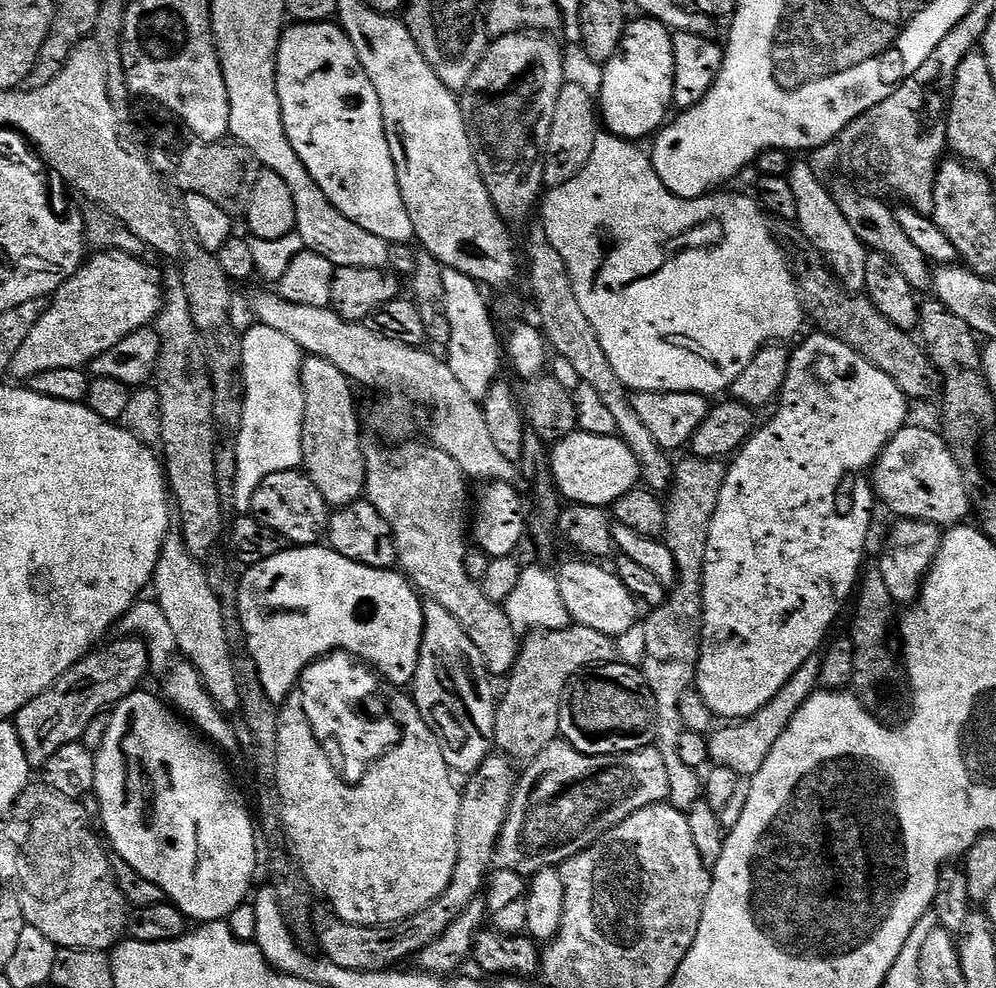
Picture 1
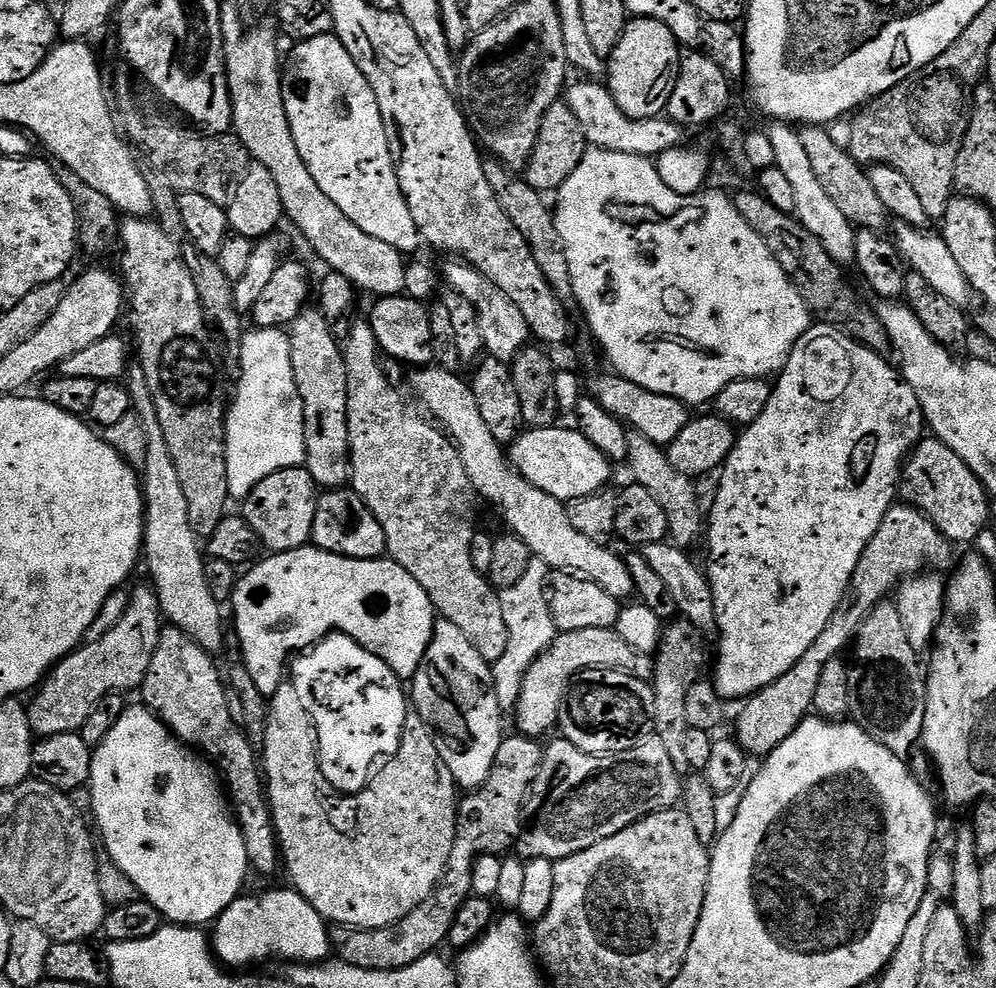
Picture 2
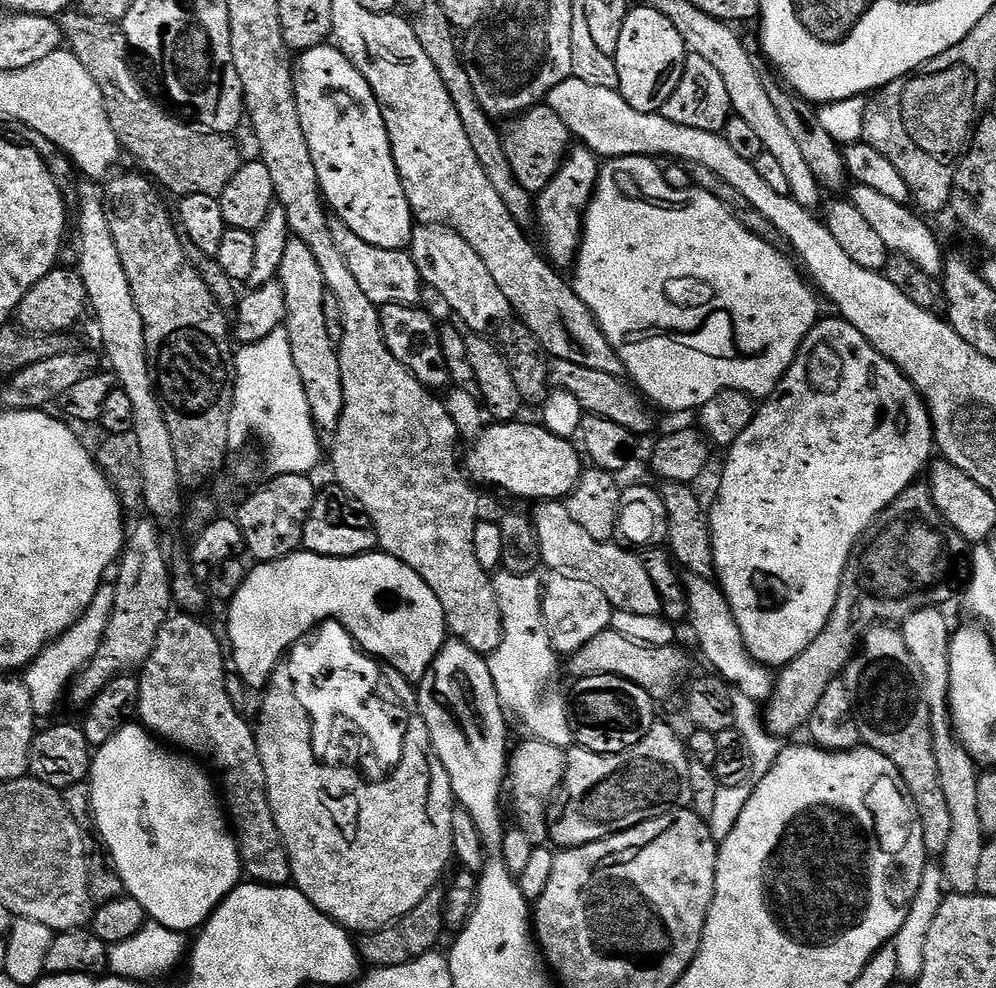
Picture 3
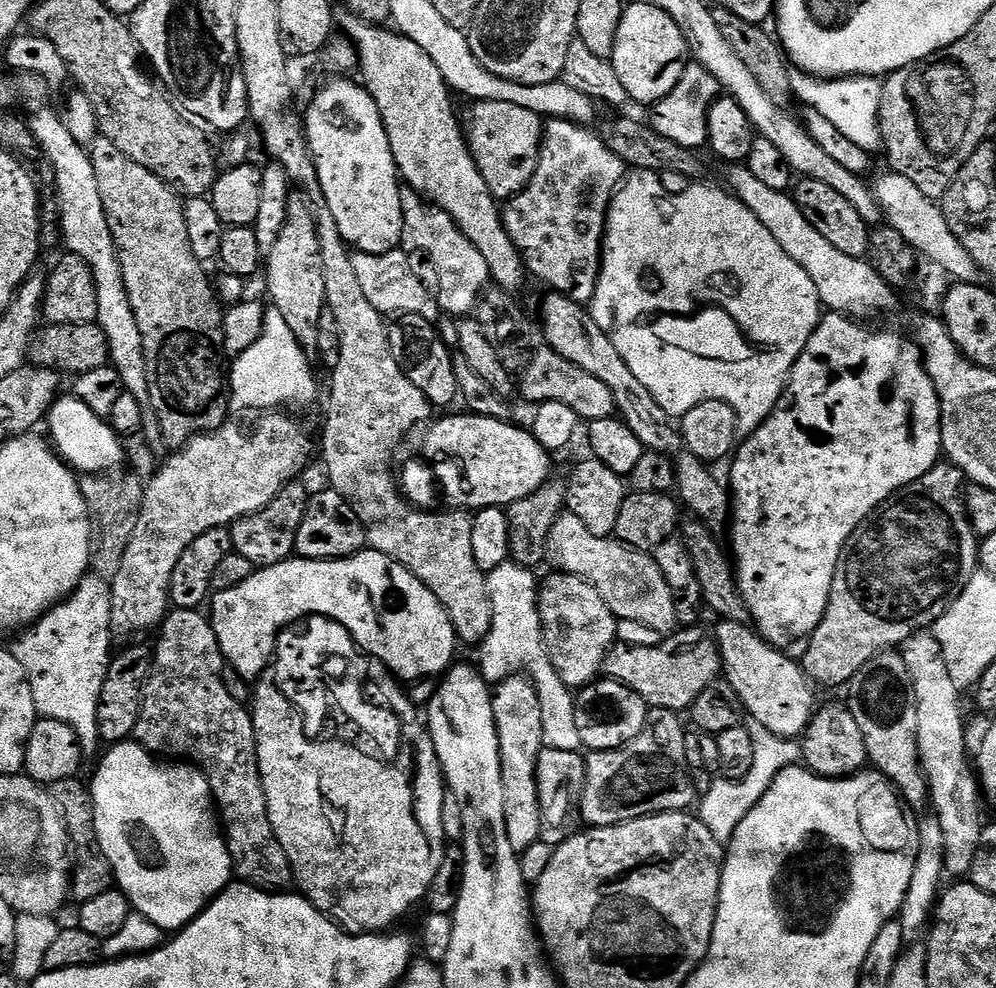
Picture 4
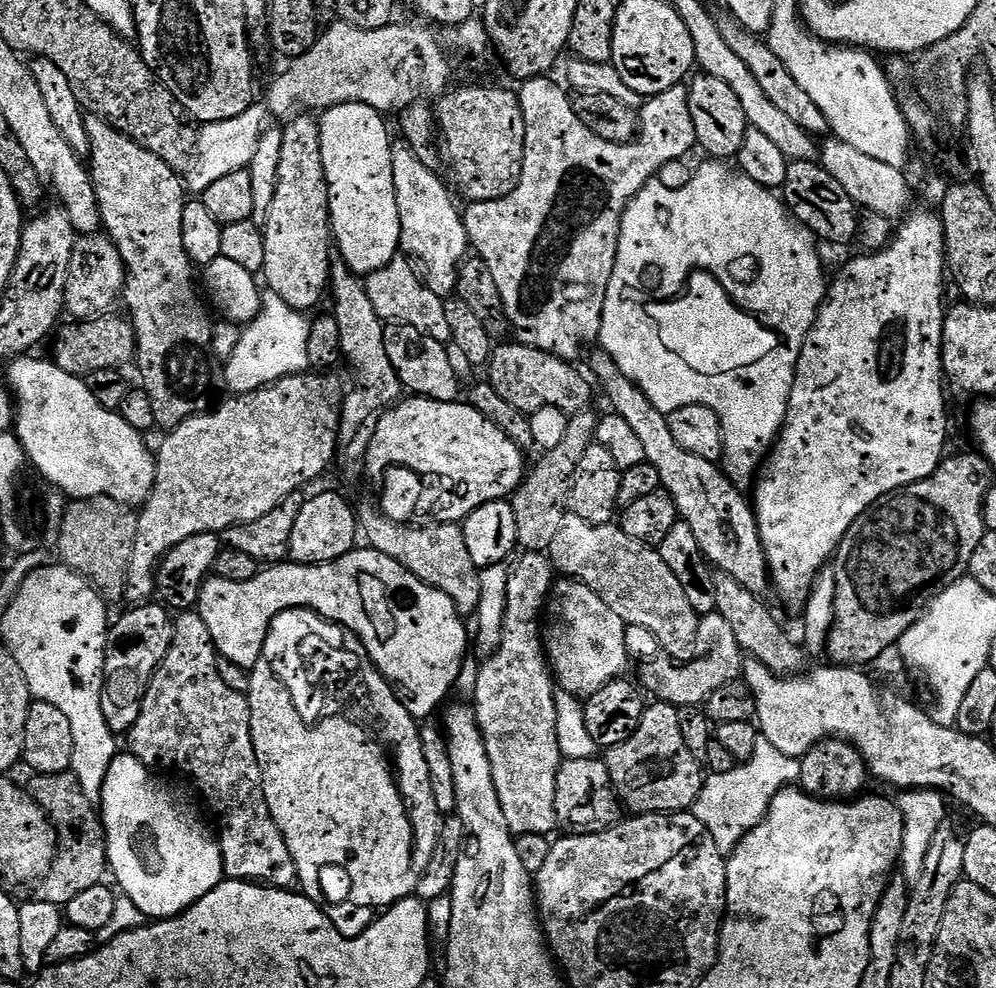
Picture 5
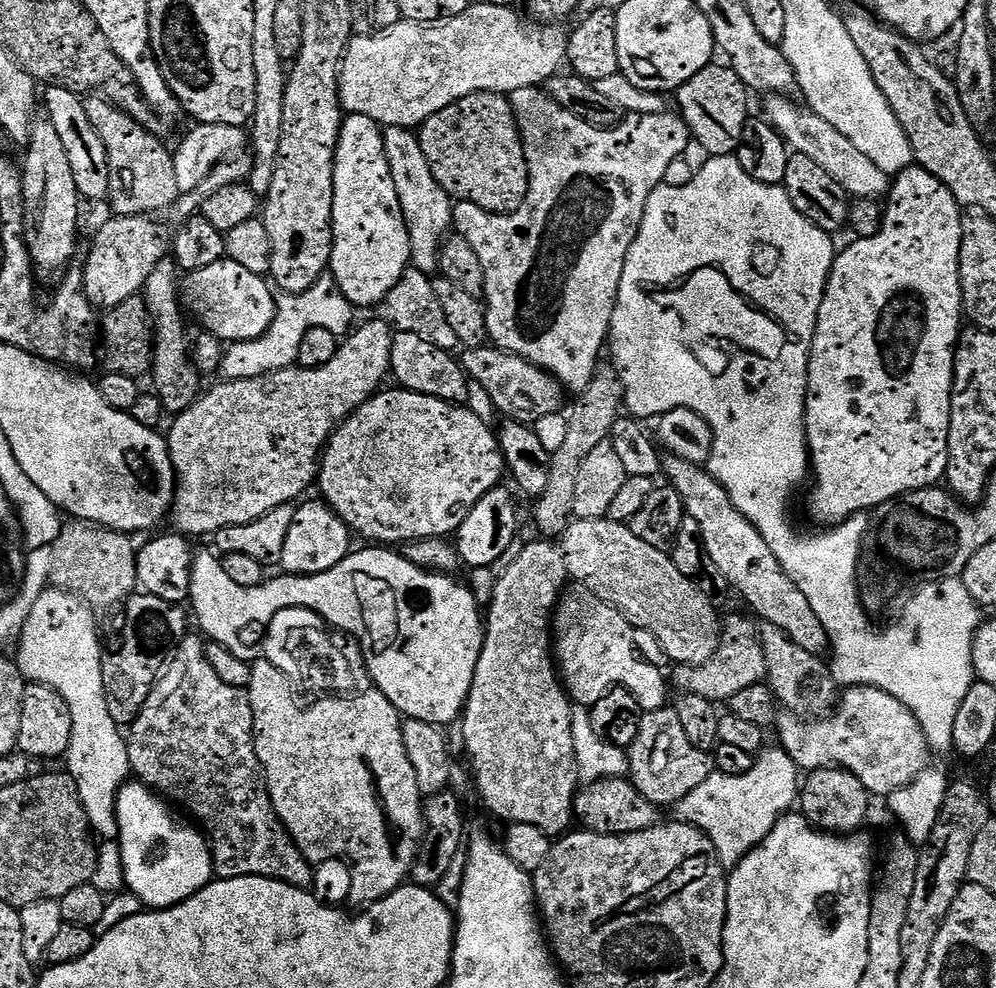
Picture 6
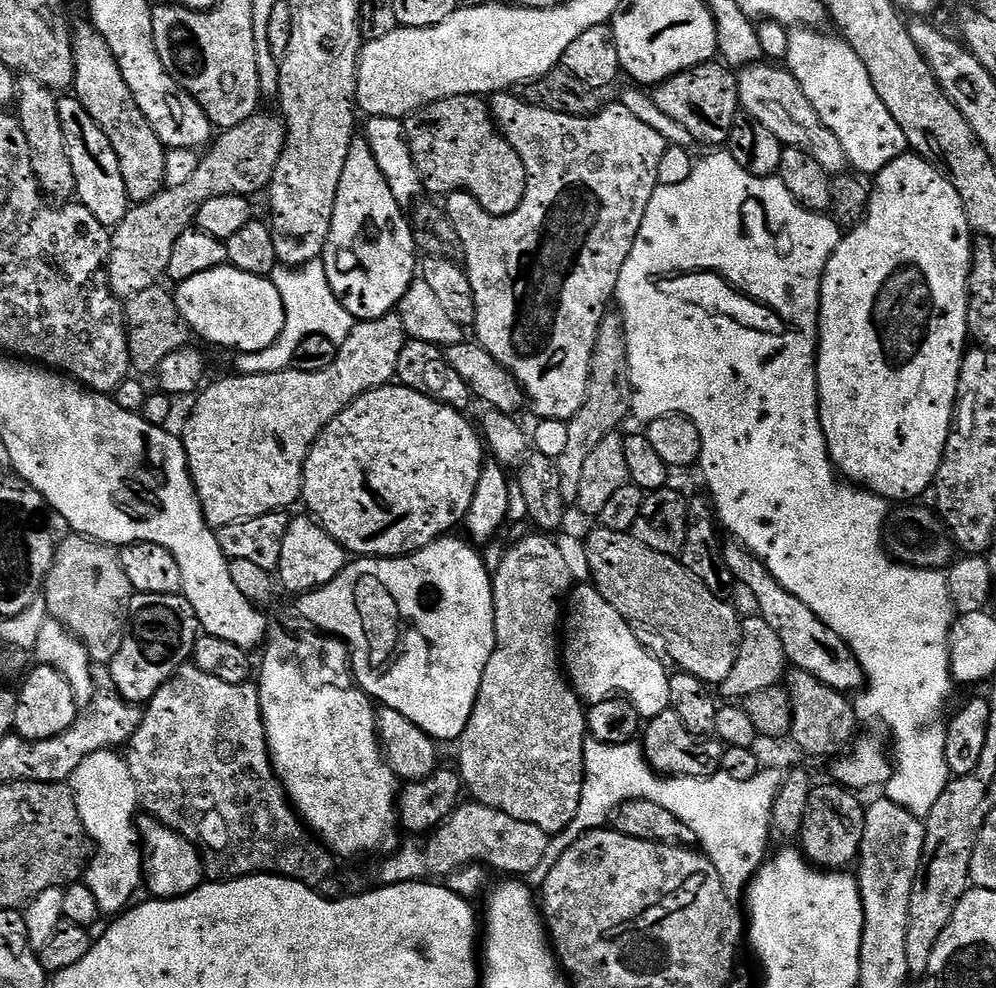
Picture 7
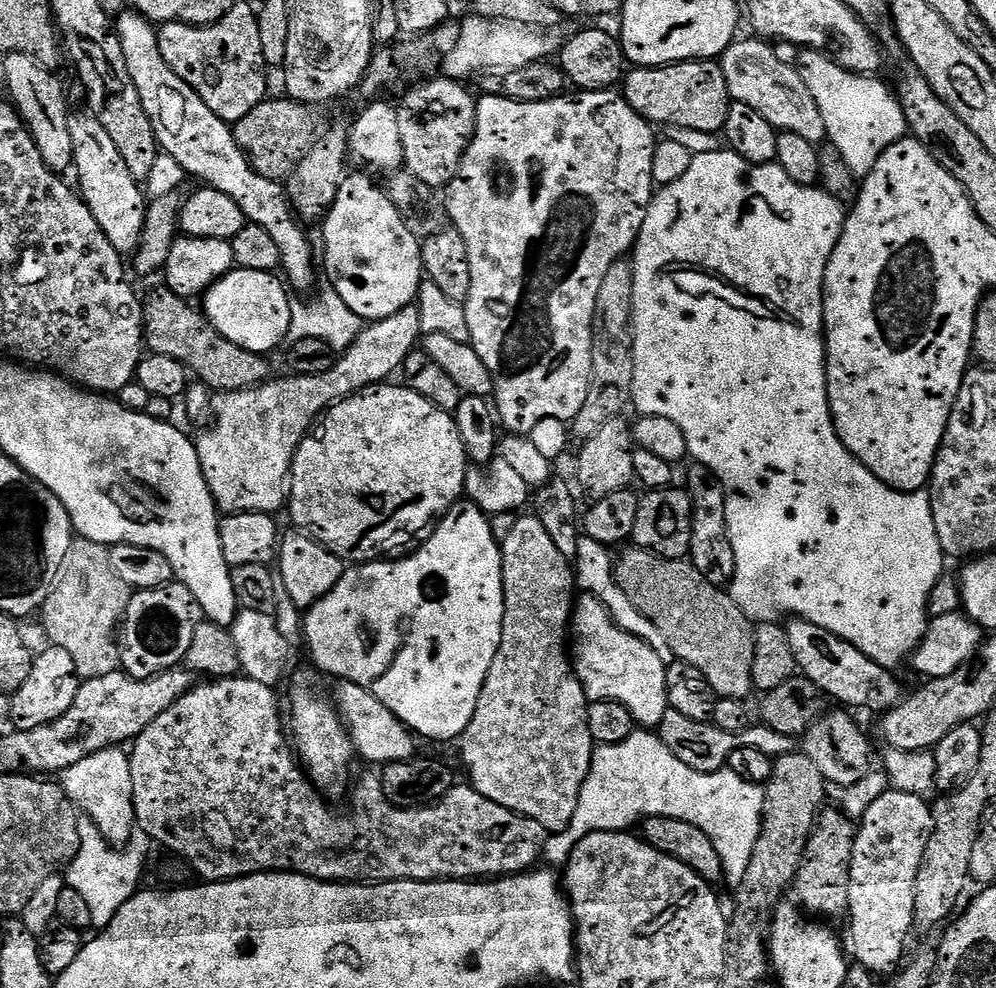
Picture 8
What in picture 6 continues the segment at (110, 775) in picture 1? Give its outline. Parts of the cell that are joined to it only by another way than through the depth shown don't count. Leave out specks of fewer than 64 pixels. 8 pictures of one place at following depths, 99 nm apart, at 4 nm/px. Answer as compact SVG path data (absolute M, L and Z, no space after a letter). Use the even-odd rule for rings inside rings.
M125 782L120 787L116 798L118 843L120 845L122 866L125 870L127 891L134 893L140 899L141 905L148 910L173 908L175 904L185 904L191 896L197 896L207 884L212 883L212 850L199 827L191 828L183 824L170 807L167 799L161 798L139 782Z

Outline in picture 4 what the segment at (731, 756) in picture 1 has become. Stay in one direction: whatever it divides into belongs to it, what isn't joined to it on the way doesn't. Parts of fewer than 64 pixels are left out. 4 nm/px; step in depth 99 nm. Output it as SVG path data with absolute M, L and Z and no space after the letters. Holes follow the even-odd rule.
M937 462L929 472L922 474L922 478L910 482L904 488L899 488L890 499L882 502L880 507L875 508L856 527L854 534L850 534L850 538L840 555L838 570L834 570L834 582L830 586L830 598L826 606L826 614L822 618L822 622L818 622L818 626L812 631L812 635L808 637L803 645L803 648L805 648L802 667L808 673L808 678L813 685L821 686L820 684L825 684L828 688L836 688L839 684L840 687L846 686L854 678L854 674L858 674L858 670L862 670L862 666L866 666L866 662L870 662L870 658L874 658L880 652L899 649L914 633L931 629L935 625L936 620L942 618L944 611L952 605L953 599L959 596L962 585L970 582L972 573L977 571L978 568L980 544L978 543L976 529L972 527L972 521L968 518L966 500L962 495L965 488L966 477L955 464L951 462Z

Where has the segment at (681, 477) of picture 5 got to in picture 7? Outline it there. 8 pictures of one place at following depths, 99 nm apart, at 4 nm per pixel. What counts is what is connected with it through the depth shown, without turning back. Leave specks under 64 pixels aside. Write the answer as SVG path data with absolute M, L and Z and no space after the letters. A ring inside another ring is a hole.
M725 543L723 549L724 561L726 566L730 566L732 579L737 585L745 584L749 594L756 599L756 604L760 607L757 608L758 615L768 623L770 630L778 634L784 653L788 655L789 665L806 674L814 674L818 682L830 686L836 692L852 694L859 684L861 687L865 683L864 671L860 668L860 663L856 660L854 653L848 648L848 643L838 638L838 634L834 634L830 626L822 623L818 614L814 614L814 610L806 606L806 602L794 598L794 594L787 592L769 574L764 563L752 555L743 544L731 543Z

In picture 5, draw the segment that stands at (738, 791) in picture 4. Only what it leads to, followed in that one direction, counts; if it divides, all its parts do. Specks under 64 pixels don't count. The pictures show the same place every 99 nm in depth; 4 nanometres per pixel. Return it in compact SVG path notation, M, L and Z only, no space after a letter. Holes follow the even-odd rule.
M760 739L754 750L754 758L741 763L730 774L711 773L704 781L704 789L698 794L696 803L690 811L693 816L710 830L714 842L718 842L718 850L730 854L757 828L764 815L770 810L774 798L785 786L792 786L800 779L800 760L795 756L782 754L782 750L770 746L770 742Z

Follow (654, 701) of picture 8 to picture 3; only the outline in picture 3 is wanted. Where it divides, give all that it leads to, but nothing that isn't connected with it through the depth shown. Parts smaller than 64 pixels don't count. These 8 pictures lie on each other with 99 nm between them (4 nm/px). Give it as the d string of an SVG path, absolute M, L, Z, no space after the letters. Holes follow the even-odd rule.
M549 571L543 577L544 586L544 617L546 630L550 630L550 642L561 657L568 658L582 650L590 638L598 638L598 634L609 631L613 627L612 603L594 586L578 578L566 578L566 574Z

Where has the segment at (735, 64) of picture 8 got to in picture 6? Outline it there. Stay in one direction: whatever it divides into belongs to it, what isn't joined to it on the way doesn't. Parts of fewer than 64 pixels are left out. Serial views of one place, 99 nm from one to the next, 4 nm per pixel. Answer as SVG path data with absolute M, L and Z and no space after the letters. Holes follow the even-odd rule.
M769 95L765 100L768 101L764 104L763 115L793 153L806 154L806 158L818 162L818 166L822 166L822 170L826 170L826 174L830 174L830 178L834 178L834 182L838 182L838 186L842 186L849 197L875 201L887 197L890 187L887 172L883 172L870 158L856 150L850 138L840 134L825 118L819 117L803 103L792 104L796 102L786 96Z

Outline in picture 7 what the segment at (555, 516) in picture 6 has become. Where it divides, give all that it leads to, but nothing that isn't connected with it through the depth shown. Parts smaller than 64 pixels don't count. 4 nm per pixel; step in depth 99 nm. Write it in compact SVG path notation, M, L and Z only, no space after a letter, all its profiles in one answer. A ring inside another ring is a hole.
M605 315L604 321L594 342L594 350L590 358L590 374L586 386L586 402L582 402L582 410L573 420L567 421L566 447L560 456L555 457L556 469L562 478L562 498L565 505L575 505L578 498L578 486L582 483L582 466L594 446L602 442L602 438L613 435L624 419L629 419L632 411L632 383L628 377L628 355L626 354L626 338L624 322L619 315Z

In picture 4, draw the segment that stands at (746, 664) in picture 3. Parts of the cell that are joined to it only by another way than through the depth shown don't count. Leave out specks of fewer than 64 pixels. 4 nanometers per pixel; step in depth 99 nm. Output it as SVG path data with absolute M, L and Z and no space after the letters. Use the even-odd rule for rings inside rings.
M720 620L717 625L714 639L720 652L722 676L730 686L734 686L734 694L742 698L745 713L762 722L762 726L774 734L803 737L818 708L817 689L809 680L808 673L788 654L765 642L755 627L733 620Z

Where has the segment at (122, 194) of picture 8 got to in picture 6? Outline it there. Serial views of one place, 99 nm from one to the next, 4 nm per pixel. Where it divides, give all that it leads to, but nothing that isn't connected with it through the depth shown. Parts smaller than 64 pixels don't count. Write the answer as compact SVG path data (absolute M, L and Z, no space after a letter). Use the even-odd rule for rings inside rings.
M59 86L49 87L49 92L42 96L42 108L46 118L54 122L54 130L58 130L58 138L62 138L62 146L66 146L66 154L70 157L70 166L74 170L74 182L78 182L78 190L85 201L107 201L110 190L110 166L106 158L106 146L102 138L98 138L98 130L90 126L90 118L86 118L84 100L77 93Z

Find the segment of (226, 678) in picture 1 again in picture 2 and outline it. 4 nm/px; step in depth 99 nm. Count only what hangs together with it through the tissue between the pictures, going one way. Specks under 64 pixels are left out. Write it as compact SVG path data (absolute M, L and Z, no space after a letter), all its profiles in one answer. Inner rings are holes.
M138 366L129 367L126 373L126 385L131 396L134 414L142 422L142 426L146 430L146 462L144 463L142 469L142 491L144 493L144 543L142 545L142 560L143 563L148 563L148 572L150 575L152 575L152 581L150 581L150 584L155 591L158 602L160 603L161 617L163 617L163 619L167 621L171 627L182 630L190 638L194 638L194 642L198 642L198 646L202 646L206 651L213 654L219 653L219 648L224 644L224 616L222 613L220 613L223 612L222 606L214 598L214 594L210 594L210 590L208 589L208 585L206 583L206 570L204 569L206 556L202 551L202 540L201 537L197 536L194 526L190 526L190 510L186 506L186 494L184 491L182 491L182 482L178 478L178 470L174 466L174 458L170 454L170 446L166 446L166 434L158 422L158 410L154 410L154 398L150 394L150 386L146 386L144 371Z

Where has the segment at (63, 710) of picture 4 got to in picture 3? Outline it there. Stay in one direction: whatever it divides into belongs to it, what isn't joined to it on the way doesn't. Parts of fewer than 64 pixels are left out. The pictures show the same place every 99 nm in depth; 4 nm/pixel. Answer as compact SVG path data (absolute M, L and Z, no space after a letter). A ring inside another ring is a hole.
M113 583L101 584L94 602L84 612L82 618L59 639L48 644L25 669L22 679L30 693L30 702L33 703L33 709L38 718L44 718L53 712L63 692L65 695L77 673L83 671L85 665L98 652L102 638L105 636L106 626L109 625L113 614L115 593L116 587Z

